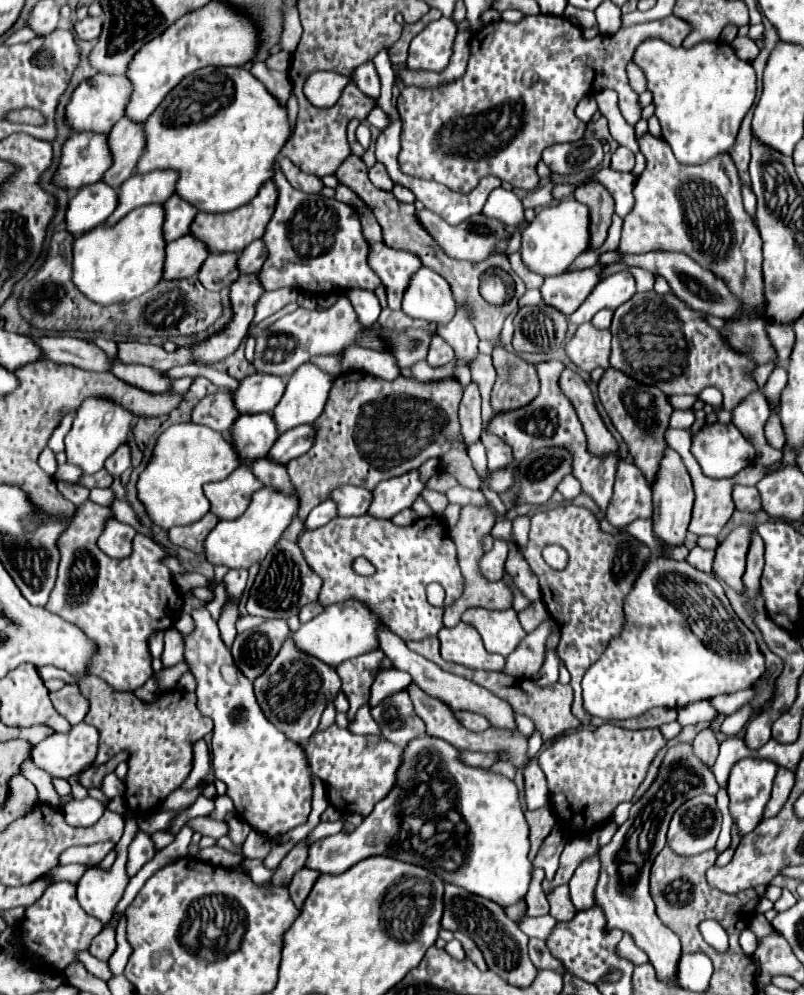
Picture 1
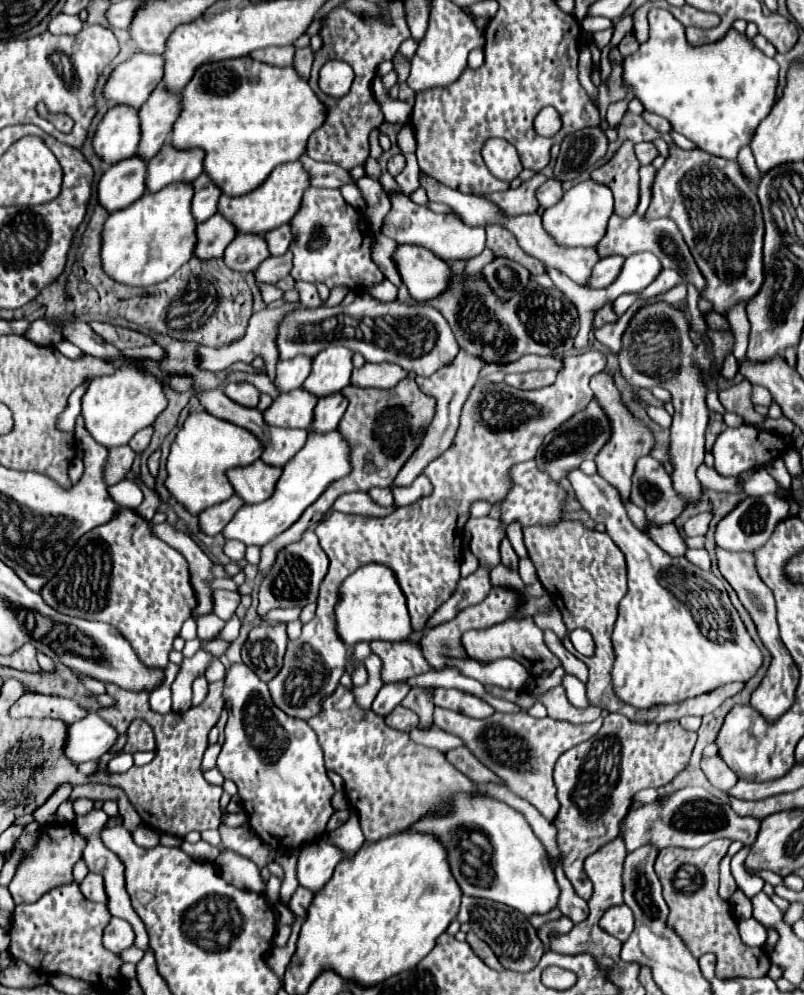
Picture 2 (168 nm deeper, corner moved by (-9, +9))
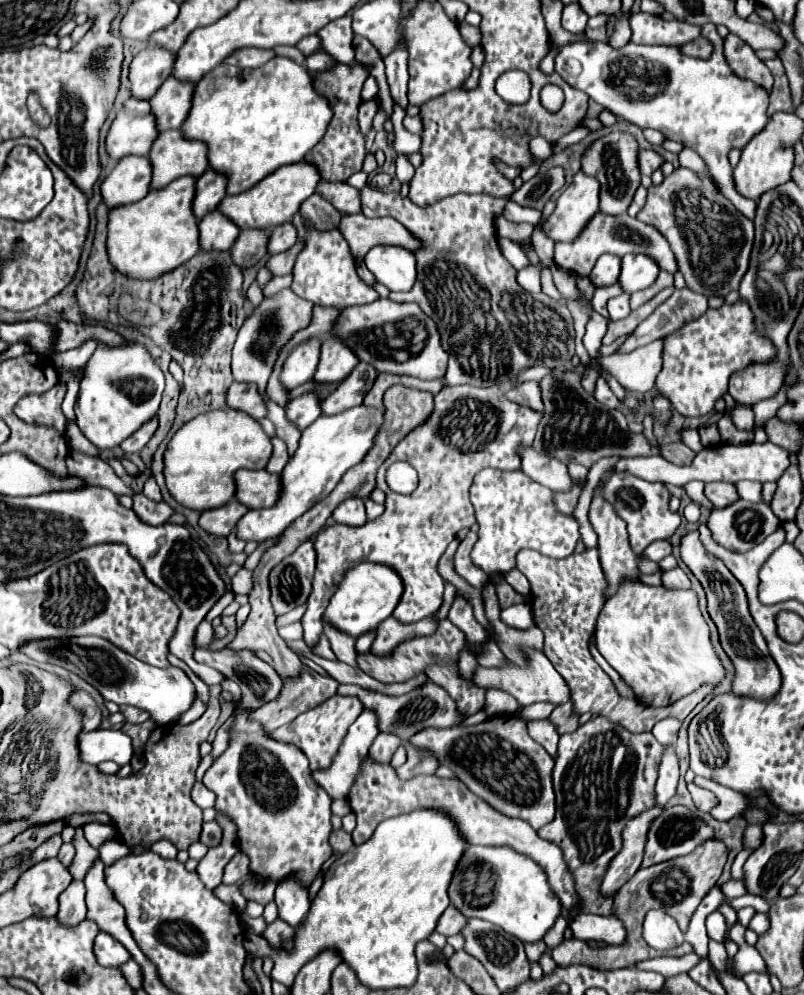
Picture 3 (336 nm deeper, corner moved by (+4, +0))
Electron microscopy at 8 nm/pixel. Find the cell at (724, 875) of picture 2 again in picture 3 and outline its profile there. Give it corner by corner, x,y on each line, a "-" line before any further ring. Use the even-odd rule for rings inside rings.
709,939
708,948
708,956
713,966
719,972
725,971
728,955
724,944
722,942
716,942
712,939

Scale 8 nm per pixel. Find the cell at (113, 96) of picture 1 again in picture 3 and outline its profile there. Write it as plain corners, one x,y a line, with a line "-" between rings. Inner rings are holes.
146,48
134,56
128,72
130,94
138,100
150,100
160,84
172,72
174,52
166,48

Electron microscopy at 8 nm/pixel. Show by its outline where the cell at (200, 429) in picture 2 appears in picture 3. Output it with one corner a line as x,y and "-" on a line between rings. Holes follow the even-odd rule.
216,410
200,414
184,424
164,452
164,478
170,496
190,510
220,508
234,496
234,472
240,468
260,470
272,454
270,438
260,424
244,412

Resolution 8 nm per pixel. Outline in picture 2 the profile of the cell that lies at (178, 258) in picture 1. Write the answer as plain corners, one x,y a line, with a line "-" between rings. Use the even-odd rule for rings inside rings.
215,213
205,223
197,225
197,247
195,255
199,259
221,257
225,247
235,239
237,229
221,213

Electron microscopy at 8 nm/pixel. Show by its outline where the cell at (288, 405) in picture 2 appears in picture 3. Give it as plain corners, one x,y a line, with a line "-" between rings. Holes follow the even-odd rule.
304,394
286,404
286,418
302,432
320,416
320,398
316,394

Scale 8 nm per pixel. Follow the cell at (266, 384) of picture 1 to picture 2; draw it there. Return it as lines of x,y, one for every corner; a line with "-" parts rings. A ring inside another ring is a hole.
297,355
289,361
279,361
277,379
275,379
275,385
279,387
279,391
283,393
283,391
293,391
301,387
303,381
309,377
311,363
313,363
313,357
307,357
307,355

